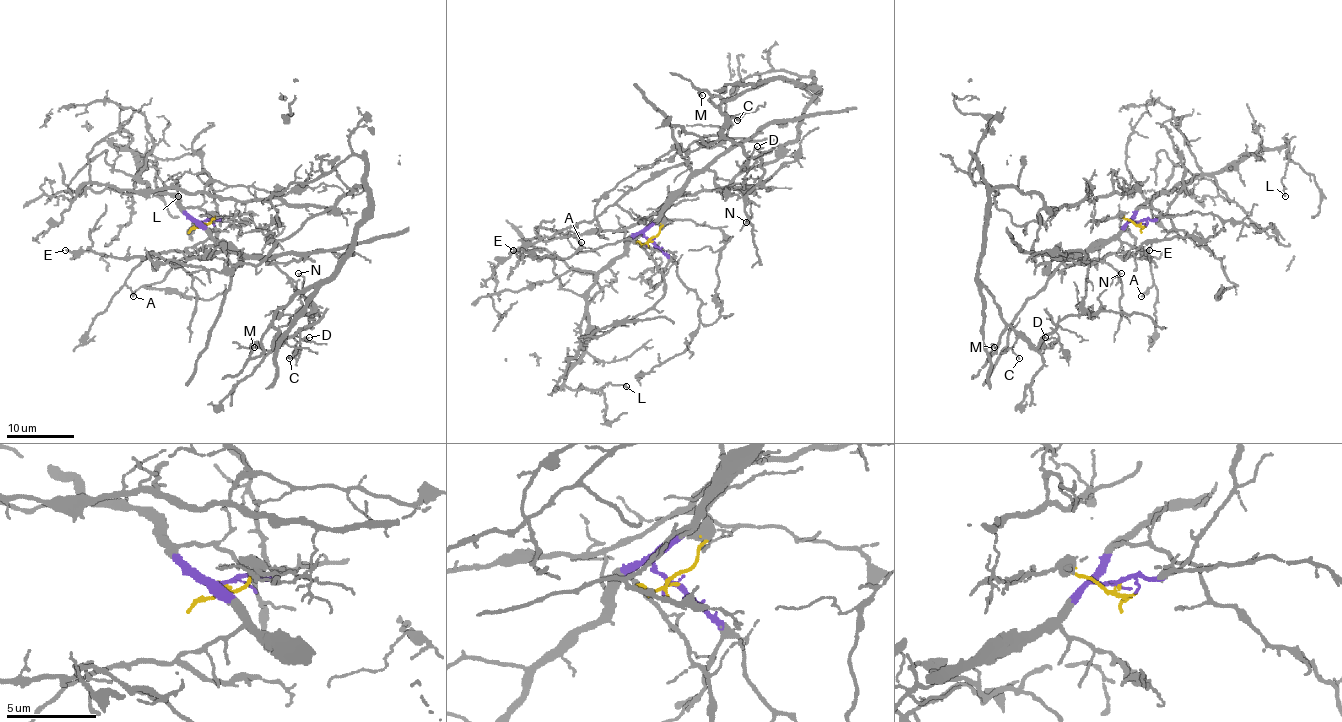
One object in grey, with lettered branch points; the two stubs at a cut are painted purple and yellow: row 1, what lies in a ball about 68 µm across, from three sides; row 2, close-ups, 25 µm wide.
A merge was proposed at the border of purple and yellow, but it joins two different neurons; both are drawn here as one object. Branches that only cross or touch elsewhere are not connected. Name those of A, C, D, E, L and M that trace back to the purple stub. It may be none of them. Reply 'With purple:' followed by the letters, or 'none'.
With purple: A, E, L

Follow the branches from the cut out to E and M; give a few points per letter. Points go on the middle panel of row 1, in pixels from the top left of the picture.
E: (650, 241), (645, 230), (682, 187), (690, 168), (684, 165), (663, 168), (587, 222), (525, 242), (513, 251)
M: (650, 241), (673, 198), (724, 188), (776, 158), (797, 138), (815, 90), (776, 79), (716, 106), (702, 95)

